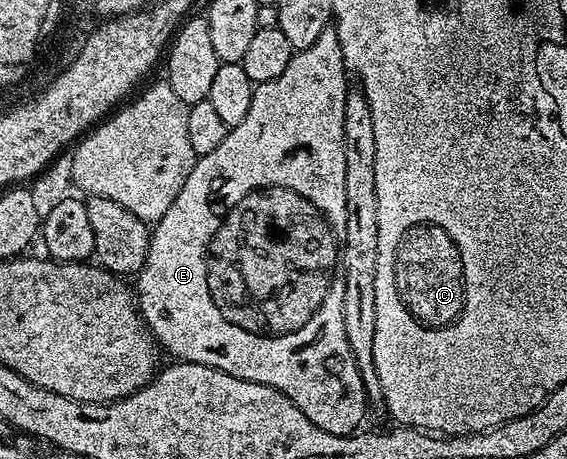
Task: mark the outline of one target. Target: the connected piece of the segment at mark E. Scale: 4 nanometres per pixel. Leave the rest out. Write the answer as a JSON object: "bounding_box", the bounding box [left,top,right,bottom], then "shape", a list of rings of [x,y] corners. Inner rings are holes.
{"bounding_box":[133,24,365,434],"shape":[[[328,24],[321,32],[321,36],[317,36],[317,40],[313,40],[313,44],[309,44],[309,48],[304,50],[295,50],[292,53],[289,64],[285,68],[285,72],[281,72],[281,76],[277,76],[268,82],[260,82],[255,86],[255,95],[249,104],[249,112],[245,116],[245,120],[241,120],[241,124],[230,127],[225,136],[225,140],[221,140],[221,144],[217,144],[217,148],[213,148],[213,152],[202,155],[196,161],[195,166],[189,172],[189,176],[185,180],[185,184],[181,188],[181,192],[177,192],[177,196],[173,200],[173,204],[169,204],[169,208],[165,212],[165,216],[161,216],[159,221],[154,223],[151,230],[151,239],[149,240],[149,250],[145,256],[145,262],[133,282],[133,297],[135,305],[139,311],[139,317],[144,326],[147,327],[152,339],[160,347],[163,346],[172,355],[172,359],[180,362],[196,362],[197,364],[205,364],[217,368],[221,372],[229,372],[229,376],[237,376],[241,380],[249,380],[257,384],[265,384],[269,388],[279,390],[289,401],[297,404],[297,408],[301,408],[301,412],[305,416],[309,416],[309,420],[313,420],[313,424],[317,424],[317,428],[321,428],[330,434],[354,434],[360,429],[359,421],[363,418],[363,406],[365,407],[365,395],[363,392],[363,381],[361,380],[361,372],[357,368],[357,360],[353,356],[353,352],[349,348],[349,340],[345,336],[345,322],[343,320],[343,312],[345,310],[345,276],[341,273],[341,263],[343,261],[343,241],[345,240],[345,128],[343,121],[345,120],[345,96],[349,89],[349,71],[347,65],[343,62],[343,53],[341,52],[341,40],[339,34],[335,31],[334,25]]]}

